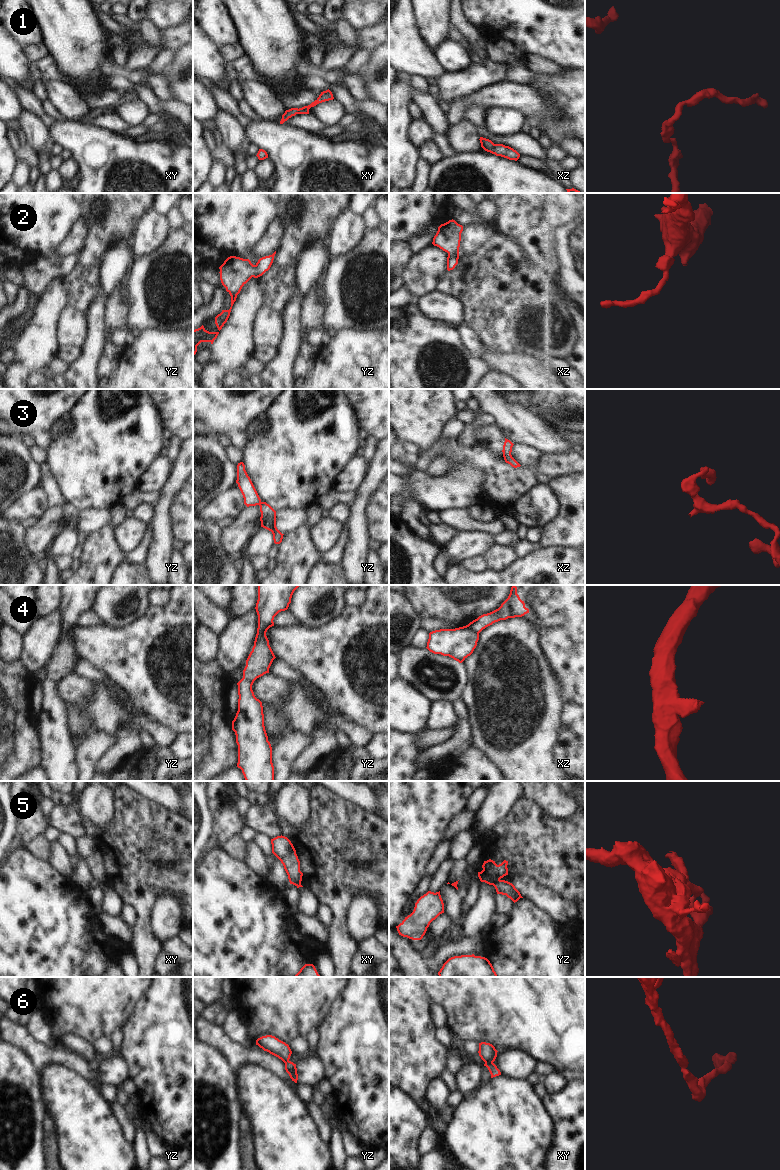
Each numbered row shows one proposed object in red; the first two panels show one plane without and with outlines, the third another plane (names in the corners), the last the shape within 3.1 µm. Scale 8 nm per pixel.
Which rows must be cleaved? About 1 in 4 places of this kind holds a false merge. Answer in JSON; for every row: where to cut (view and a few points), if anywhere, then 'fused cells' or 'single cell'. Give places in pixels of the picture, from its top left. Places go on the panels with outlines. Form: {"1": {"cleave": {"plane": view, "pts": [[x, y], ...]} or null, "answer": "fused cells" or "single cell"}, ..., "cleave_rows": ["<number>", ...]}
{"1": {"cleave": null, "answer": "single cell"}, "2": {"cleave": null, "answer": "single cell"}, "3": {"cleave": null, "answer": "single cell"}, "4": {"cleave": {"plane": "xz", "pts": [[466, 625], [478, 634]]}, "answer": "fused cells"}, "5": {"cleave": {"plane": "yz", "pts": [[499, 879], [493, 885]]}, "answer": "fused cells"}, "6": {"cleave": null, "answer": "single cell"}, "cleave_rows": ["4", "5"]}

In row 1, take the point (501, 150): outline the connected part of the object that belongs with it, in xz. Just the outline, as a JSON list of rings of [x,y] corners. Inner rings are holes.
[[[480,137],[481,147],[496,156],[501,156],[509,160],[517,161],[520,157],[520,154],[509,146],[503,144],[494,144],[491,140]]]

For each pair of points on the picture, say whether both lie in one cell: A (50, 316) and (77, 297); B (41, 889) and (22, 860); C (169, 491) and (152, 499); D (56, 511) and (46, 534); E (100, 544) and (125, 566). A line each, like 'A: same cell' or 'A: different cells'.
A: different cells
B: same cell
C: different cells
D: same cell
E: different cells

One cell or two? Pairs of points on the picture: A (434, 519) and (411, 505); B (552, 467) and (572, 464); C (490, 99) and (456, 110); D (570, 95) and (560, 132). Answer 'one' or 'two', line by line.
A: two
B: one
C: one
D: one

